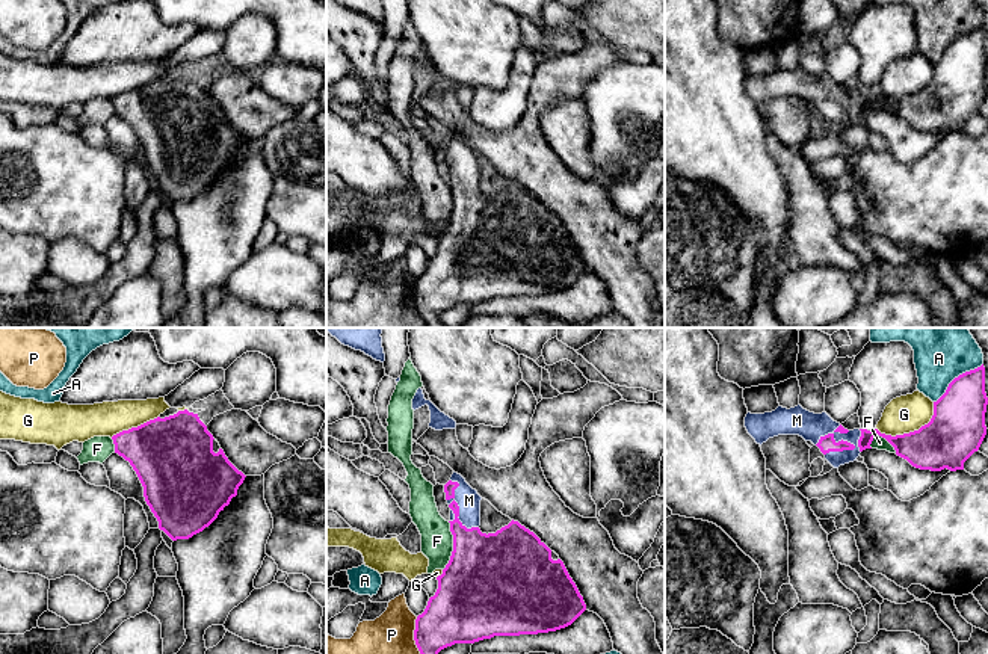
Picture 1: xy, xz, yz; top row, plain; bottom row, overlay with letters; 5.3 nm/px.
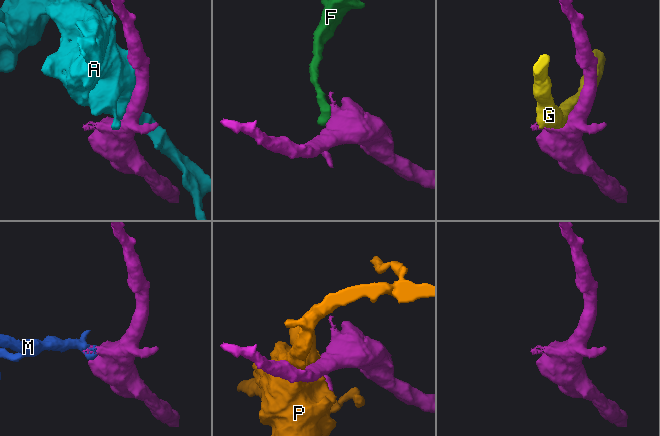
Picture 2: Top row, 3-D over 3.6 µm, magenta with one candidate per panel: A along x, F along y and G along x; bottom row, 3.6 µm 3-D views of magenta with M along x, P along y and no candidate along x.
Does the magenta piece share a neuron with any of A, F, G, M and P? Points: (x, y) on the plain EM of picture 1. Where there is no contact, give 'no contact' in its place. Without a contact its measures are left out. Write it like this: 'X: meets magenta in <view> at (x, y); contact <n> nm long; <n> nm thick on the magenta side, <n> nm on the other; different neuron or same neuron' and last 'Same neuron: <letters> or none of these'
A: meets magenta in yz at (958, 38); contact 340 nm long; 280 nm thick on the magenta side, 240 nm on the other; different neuron
F: meets magenta in xz at (453, 207); contact 260 nm long; 460 nm thick on the magenta side, 180 nm on the other; different neuron
G: meets magenta in yz at (911, 94); contact 340 nm long; 300 nm thick on the magenta side, 200 nm on the other; different neuron
M: meets magenta in yz at (842, 101); contact 260 nm long; 90 nm thick on the magenta side, 150 nm on the other; same neuron
P: meets magenta in xz at (414, 301); contact 280 nm long; 300 nm thick on the magenta side, 420 nm on the other; different neuron
Same neuron: M

